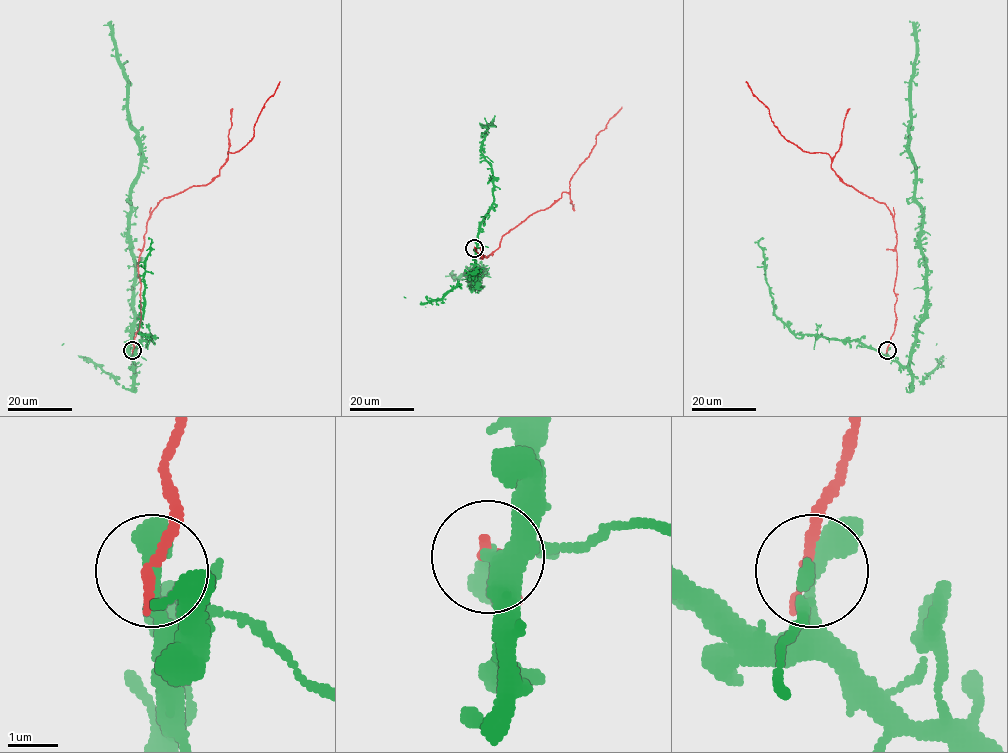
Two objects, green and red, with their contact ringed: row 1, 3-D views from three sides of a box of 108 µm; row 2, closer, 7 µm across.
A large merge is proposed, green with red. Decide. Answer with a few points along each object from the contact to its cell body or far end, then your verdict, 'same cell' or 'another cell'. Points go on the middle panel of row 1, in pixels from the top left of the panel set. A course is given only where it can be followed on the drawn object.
green runs (474, 248), (476, 286), (472, 277), (481, 270), (458, 277), (454, 270); red runs (474, 248), (480, 258), (487, 257), (504, 234), (570, 192), (570, 178), (595, 136), (621, 107); another cell

